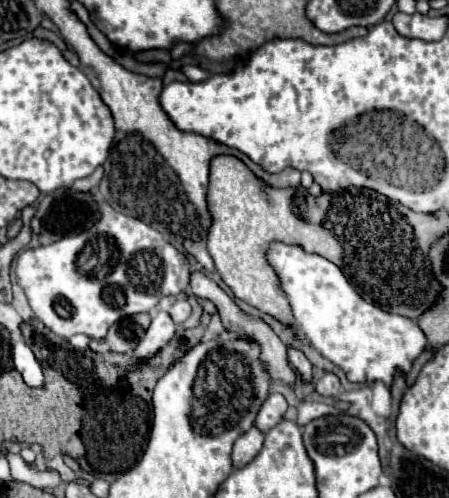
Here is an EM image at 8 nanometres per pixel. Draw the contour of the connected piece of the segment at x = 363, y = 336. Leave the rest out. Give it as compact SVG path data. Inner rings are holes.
M281 242L269 246L267 260L279 274L281 290L291 302L301 332L317 352L345 372L349 382L383 382L385 386L391 386L395 374L401 372L407 376L415 358L427 348L427 336L415 320L387 314L381 308L367 304L333 262L317 254L305 254L301 246L287 246Z

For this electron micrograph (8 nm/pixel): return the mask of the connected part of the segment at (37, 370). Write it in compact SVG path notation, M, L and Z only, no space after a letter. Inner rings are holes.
M17 342L13 348L13 364L15 370L23 376L23 382L29 388L41 388L43 386L43 372L41 372L41 364L37 362L37 358L33 356L31 348L25 342Z

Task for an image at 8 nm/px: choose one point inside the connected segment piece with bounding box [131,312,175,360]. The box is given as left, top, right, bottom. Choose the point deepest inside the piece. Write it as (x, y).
(161, 330)

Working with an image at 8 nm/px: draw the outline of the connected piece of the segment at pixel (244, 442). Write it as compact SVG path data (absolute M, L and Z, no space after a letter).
M253 426L249 432L239 436L233 446L233 456L231 456L233 468L239 470L239 468L247 466L255 458L255 454L259 454L261 446L263 446L263 434Z

